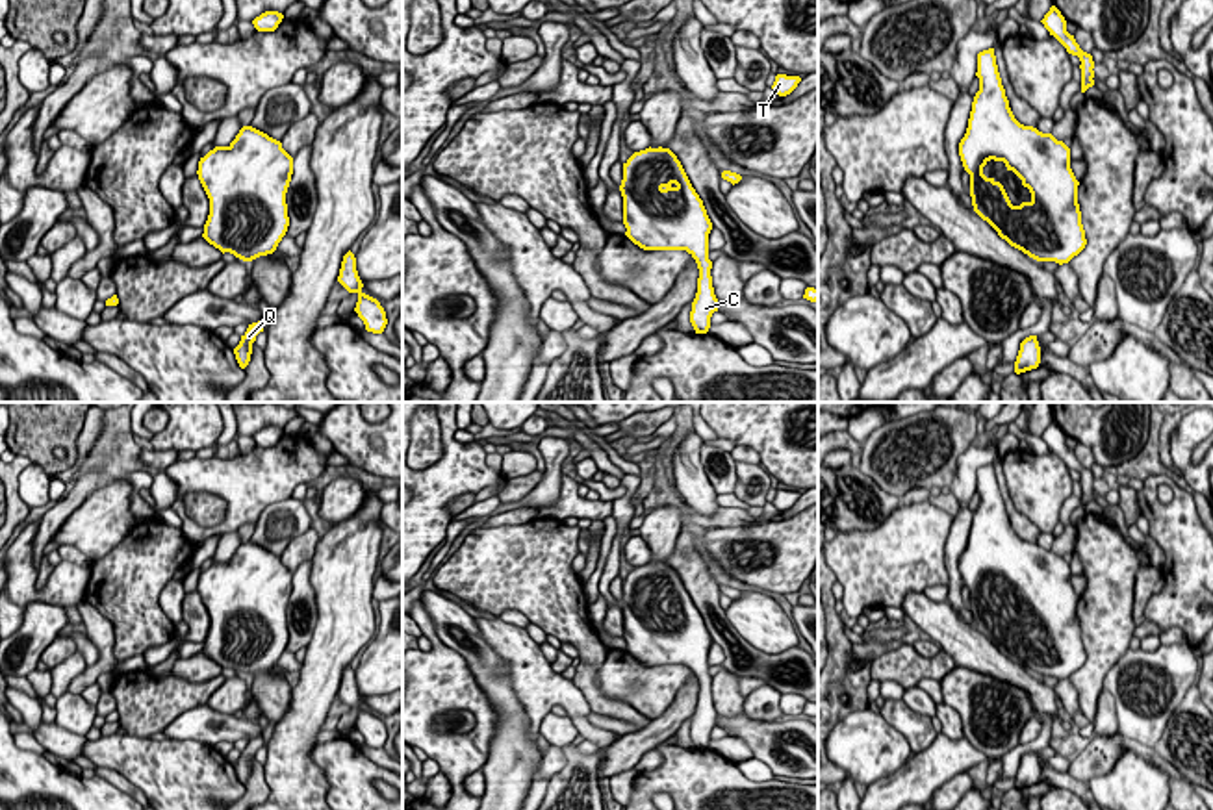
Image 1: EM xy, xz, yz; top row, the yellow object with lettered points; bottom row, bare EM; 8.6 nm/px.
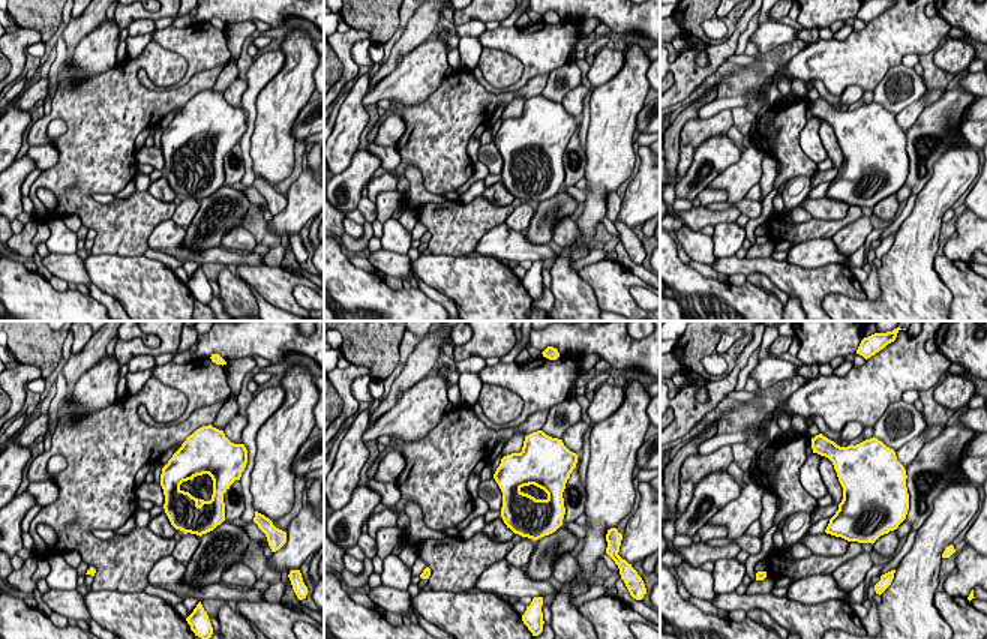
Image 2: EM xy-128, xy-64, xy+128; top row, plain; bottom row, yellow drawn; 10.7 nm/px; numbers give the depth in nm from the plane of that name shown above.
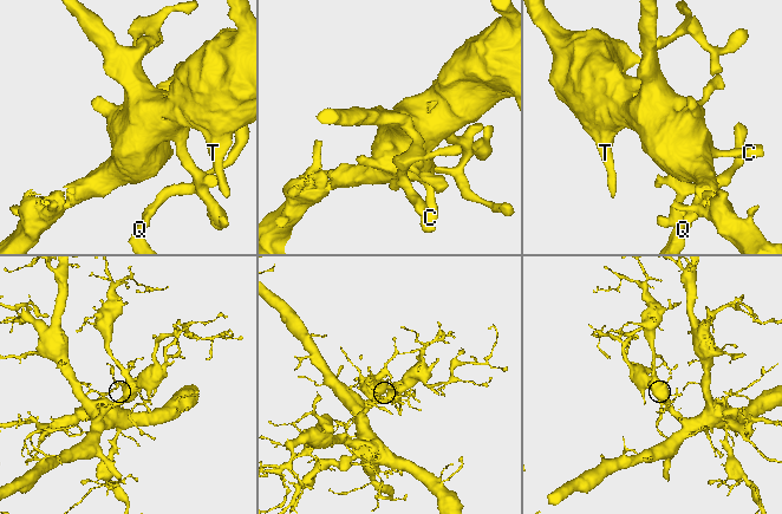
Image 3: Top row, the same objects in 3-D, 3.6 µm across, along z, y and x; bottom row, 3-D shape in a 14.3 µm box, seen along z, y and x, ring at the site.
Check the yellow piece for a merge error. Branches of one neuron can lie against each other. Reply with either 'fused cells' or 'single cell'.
fused cells

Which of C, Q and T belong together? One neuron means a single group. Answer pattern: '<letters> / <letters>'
C T / Q

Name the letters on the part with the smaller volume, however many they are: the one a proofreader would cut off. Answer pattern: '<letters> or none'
Q

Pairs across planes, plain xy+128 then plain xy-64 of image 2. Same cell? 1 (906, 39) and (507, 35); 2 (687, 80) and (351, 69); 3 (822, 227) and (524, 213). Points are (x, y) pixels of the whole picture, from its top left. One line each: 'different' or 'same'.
1: same
2: same
3: different

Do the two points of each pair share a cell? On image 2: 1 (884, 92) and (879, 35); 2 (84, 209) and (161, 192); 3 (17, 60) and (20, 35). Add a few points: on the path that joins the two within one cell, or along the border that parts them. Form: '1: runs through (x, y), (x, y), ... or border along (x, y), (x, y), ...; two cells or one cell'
1: border along (900, 63), (894, 65), (872, 90); two cells
2: border along (147, 191), (159, 200), (173, 203); two cells
3: runs through (17, 54), (18, 41); one cell

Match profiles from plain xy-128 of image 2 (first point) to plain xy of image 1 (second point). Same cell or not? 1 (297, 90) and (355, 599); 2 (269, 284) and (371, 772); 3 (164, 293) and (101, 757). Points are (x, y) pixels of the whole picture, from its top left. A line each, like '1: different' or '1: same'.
1: same
2: same
3: same

